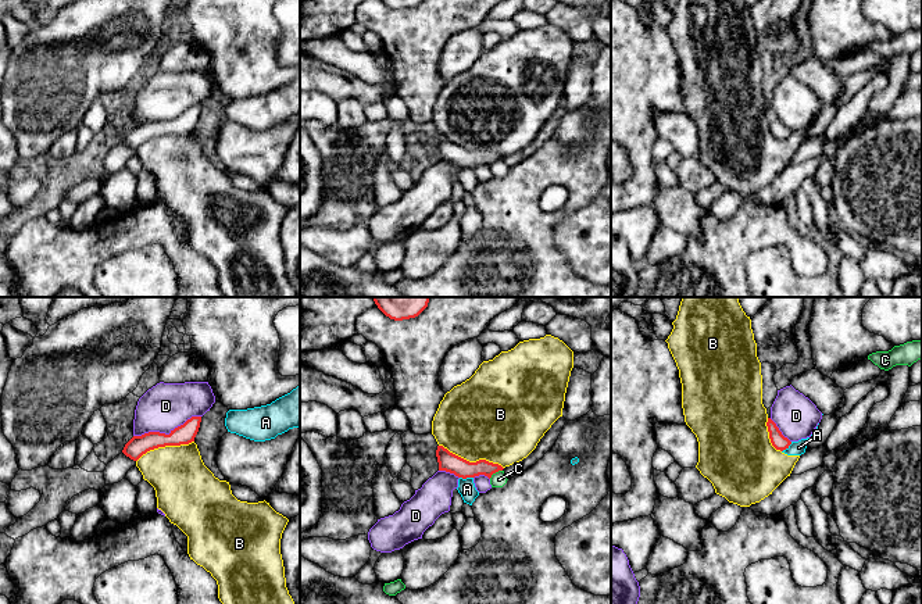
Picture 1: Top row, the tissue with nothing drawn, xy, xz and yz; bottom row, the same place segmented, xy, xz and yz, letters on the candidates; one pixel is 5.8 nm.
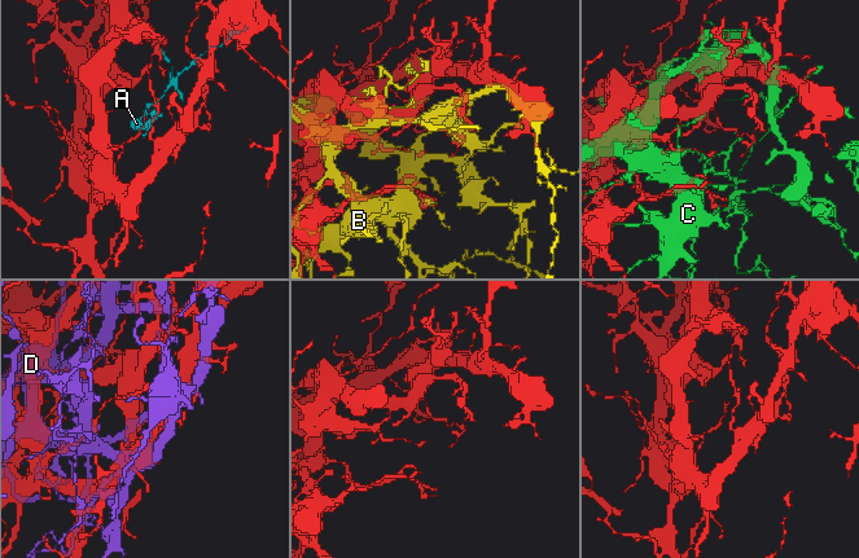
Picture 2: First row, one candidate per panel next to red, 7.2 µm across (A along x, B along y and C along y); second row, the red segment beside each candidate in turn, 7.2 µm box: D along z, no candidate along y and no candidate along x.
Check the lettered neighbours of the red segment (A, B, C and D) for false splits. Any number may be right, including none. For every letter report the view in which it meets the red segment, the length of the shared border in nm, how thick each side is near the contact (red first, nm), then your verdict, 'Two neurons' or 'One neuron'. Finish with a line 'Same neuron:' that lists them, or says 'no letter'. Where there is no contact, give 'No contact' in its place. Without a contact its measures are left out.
A: Touches red in xz. Shared border 80 nm. Thickness 110 nm (red) against 100 nm. Two neurons
B: Touches red in xz. Shared border 400 nm. Thickness 110 nm (red) against 460 nm. Two neurons
C: Touches red in xz. Shared border 90 nm. Thickness 110 nm (red) against 90 nm. Two neurons
D: Touches red in xy. Shared border 420 nm. Thickness 120 nm (red) against 280 nm. Two neurons
Same neuron: no letter

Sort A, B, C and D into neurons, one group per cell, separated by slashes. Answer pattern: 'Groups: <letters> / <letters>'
Groups: A B / C / D

